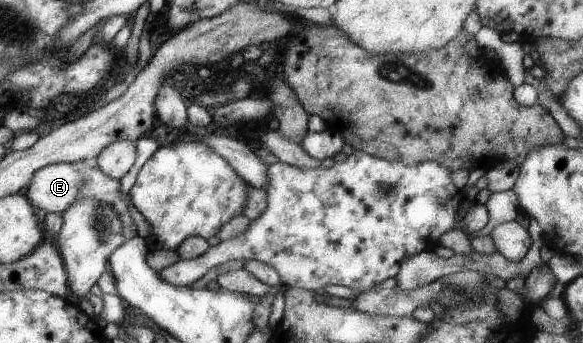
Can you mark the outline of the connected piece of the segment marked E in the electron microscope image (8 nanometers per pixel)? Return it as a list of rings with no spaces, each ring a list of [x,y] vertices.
[[[87,160],[50,164],[36,171],[32,176],[30,185],[26,188],[28,199],[47,213],[62,214],[76,202],[83,200],[98,200],[100,202],[113,202],[114,209],[120,213],[125,224],[123,234],[131,239],[137,235],[137,228],[128,211],[128,205],[124,201],[124,194],[120,193],[120,182],[103,172],[97,164],[89,164]]]

